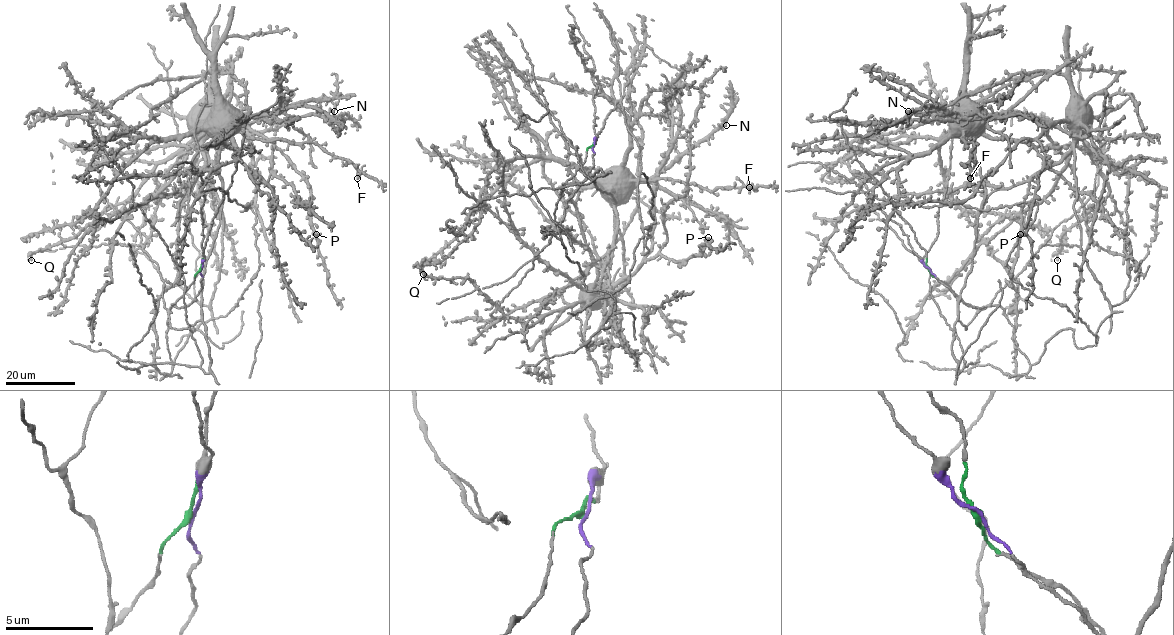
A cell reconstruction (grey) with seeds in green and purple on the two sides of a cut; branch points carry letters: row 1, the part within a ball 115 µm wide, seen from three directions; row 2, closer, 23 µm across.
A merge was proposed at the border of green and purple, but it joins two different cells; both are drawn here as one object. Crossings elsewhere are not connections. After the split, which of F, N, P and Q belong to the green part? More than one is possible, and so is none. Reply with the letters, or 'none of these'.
F, N

